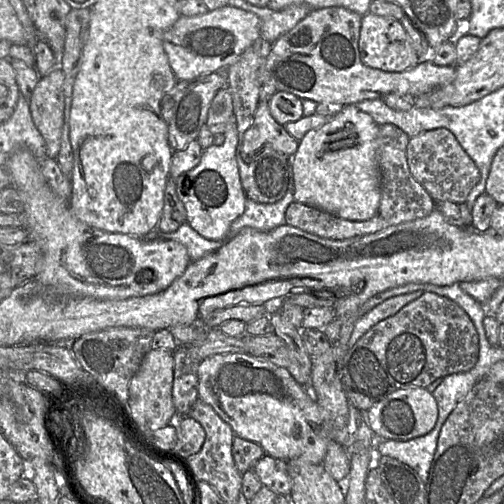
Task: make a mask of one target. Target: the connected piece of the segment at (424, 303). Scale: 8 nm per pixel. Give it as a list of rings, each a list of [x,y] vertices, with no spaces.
[[[424,292],[396,314],[371,327],[341,361],[340,382],[348,402],[366,413],[374,404],[398,389],[427,388],[438,378],[471,370],[478,359],[479,338],[467,313],[454,301],[433,292]]]

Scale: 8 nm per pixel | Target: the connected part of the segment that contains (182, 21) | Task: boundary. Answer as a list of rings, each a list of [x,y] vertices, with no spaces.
[[[227,5],[197,16],[181,15],[164,32],[162,42],[177,80],[188,80],[227,69],[260,37],[260,29],[256,14]]]

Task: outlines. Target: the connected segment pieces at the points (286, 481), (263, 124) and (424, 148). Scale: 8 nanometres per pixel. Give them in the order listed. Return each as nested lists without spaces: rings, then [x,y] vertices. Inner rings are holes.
[[[264,455],[252,467],[263,486],[283,496],[290,496],[291,480],[287,461]]]
[[[259,101],[251,126],[245,131],[242,141],[242,157],[245,161],[251,161],[251,157],[264,144],[271,145],[276,151],[287,156],[293,156],[298,148],[299,141],[291,136],[284,125],[279,124],[271,115],[268,101]]]
[[[446,128],[432,129],[409,137],[406,158],[411,174],[434,202],[465,203],[469,192],[480,179],[478,167]]]

